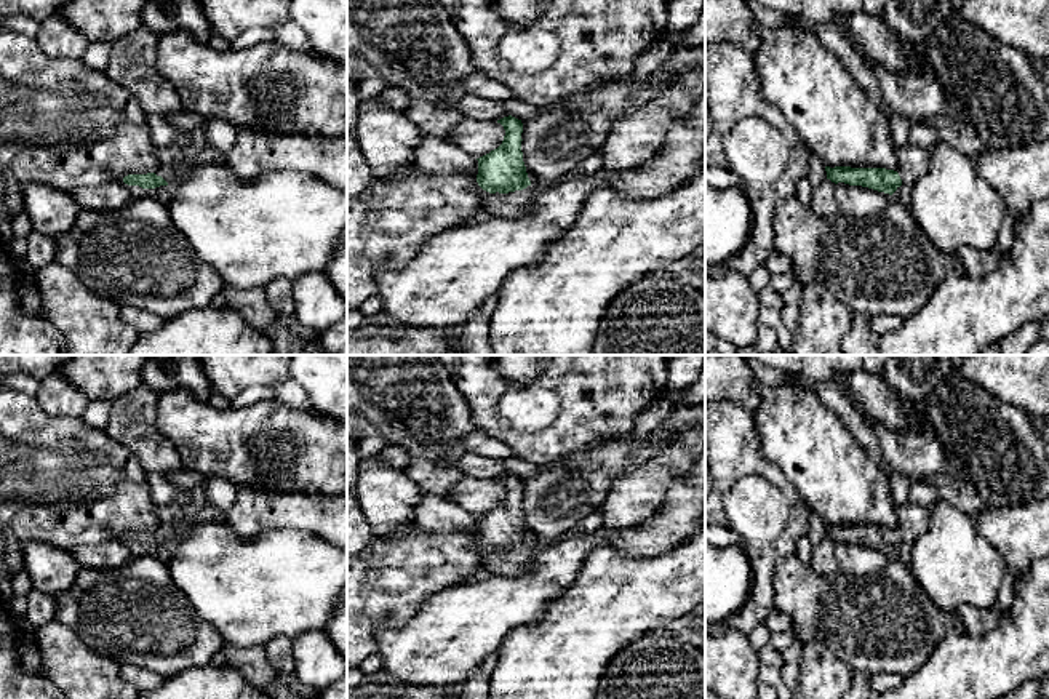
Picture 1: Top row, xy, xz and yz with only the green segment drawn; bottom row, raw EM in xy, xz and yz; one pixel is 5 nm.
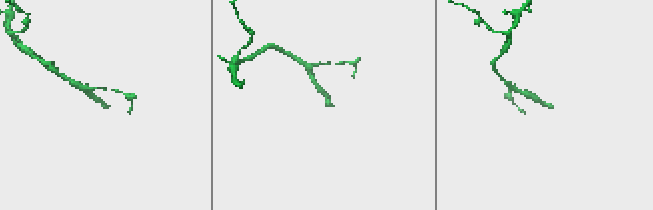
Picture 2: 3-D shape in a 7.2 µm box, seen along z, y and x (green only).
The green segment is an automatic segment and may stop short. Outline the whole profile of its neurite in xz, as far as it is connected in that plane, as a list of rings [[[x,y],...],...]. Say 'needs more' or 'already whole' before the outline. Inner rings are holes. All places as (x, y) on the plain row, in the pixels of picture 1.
needs more; [[[509,473],[497,478],[505,488],[502,502],[478,518],[478,544],[489,550],[499,550],[499,557],[489,557],[485,566],[493,574],[518,574],[528,569],[536,557],[537,545],[531,542],[521,510],[521,478]]]

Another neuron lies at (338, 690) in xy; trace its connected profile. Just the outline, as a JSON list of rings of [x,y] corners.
[[[347,677],[318,691],[320,699],[347,699]]]

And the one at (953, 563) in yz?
[[[943,499],[934,502],[926,533],[913,542],[908,568],[934,605],[950,616],[961,605],[995,609],[1007,569],[979,533],[975,515]]]

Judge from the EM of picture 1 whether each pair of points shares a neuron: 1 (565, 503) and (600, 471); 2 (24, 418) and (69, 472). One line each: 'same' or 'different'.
1: same
2: same

